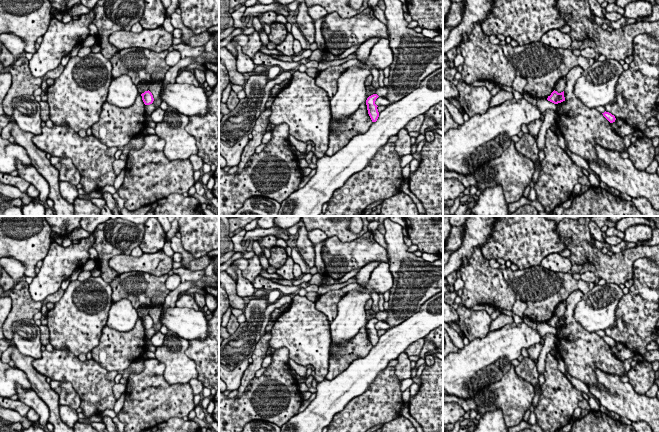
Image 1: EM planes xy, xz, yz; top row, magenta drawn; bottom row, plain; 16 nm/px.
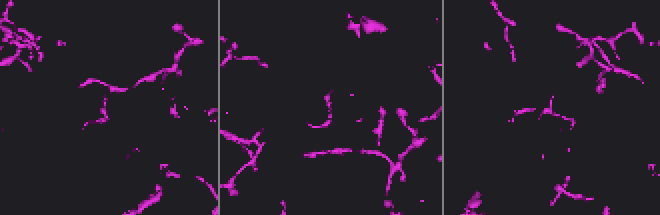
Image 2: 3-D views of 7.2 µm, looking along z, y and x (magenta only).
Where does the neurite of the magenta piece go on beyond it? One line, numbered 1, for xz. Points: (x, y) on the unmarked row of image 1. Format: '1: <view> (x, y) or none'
1: none

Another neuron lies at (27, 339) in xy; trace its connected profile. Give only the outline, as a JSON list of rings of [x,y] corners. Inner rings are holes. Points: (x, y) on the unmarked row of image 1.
[[[33,319],[15,321],[11,328],[13,343],[21,354],[39,359],[42,356],[40,328]]]

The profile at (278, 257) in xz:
[[[273,246],[270,249],[271,256],[268,259],[269,266],[279,269],[287,260],[287,252],[285,248]]]

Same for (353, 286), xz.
[[[357,283],[348,284],[348,285],[345,285],[342,288],[342,291],[344,293],[347,293],[347,292],[352,291],[352,290],[357,290],[357,291],[360,291],[360,292],[366,292],[368,290],[368,288],[367,287],[362,287]]]

